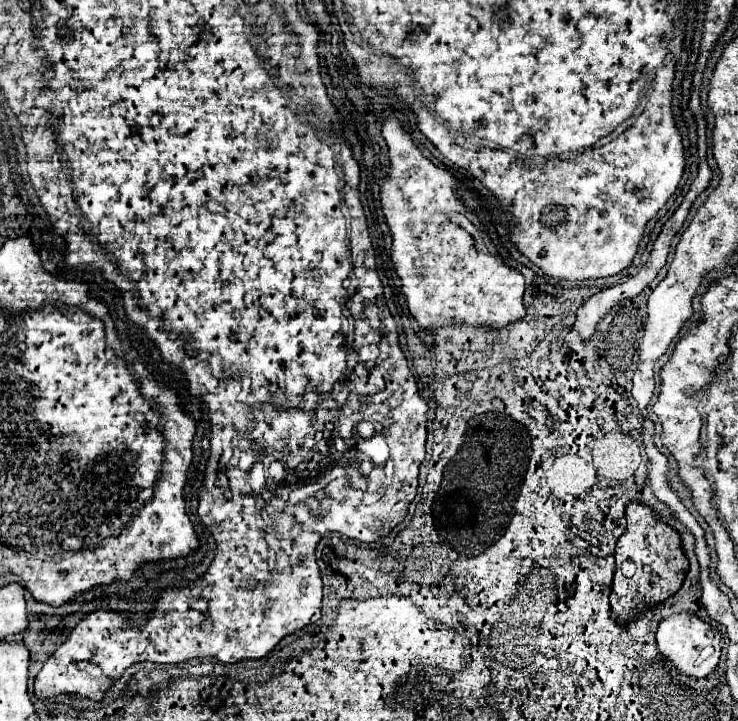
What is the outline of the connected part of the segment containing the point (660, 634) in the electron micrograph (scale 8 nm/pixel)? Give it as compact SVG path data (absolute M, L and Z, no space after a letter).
M675 613L659 621L657 627L657 651L667 657L675 669L683 675L701 679L707 677L719 663L721 657L721 633L713 625L705 623L697 613Z

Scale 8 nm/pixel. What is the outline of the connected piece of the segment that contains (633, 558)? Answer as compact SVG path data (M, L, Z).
M629 501L625 507L627 531L617 539L615 547L615 577L611 593L611 611L619 623L627 623L649 603L659 603L671 597L683 583L689 561L681 547L681 535L667 525L653 507L641 501Z

